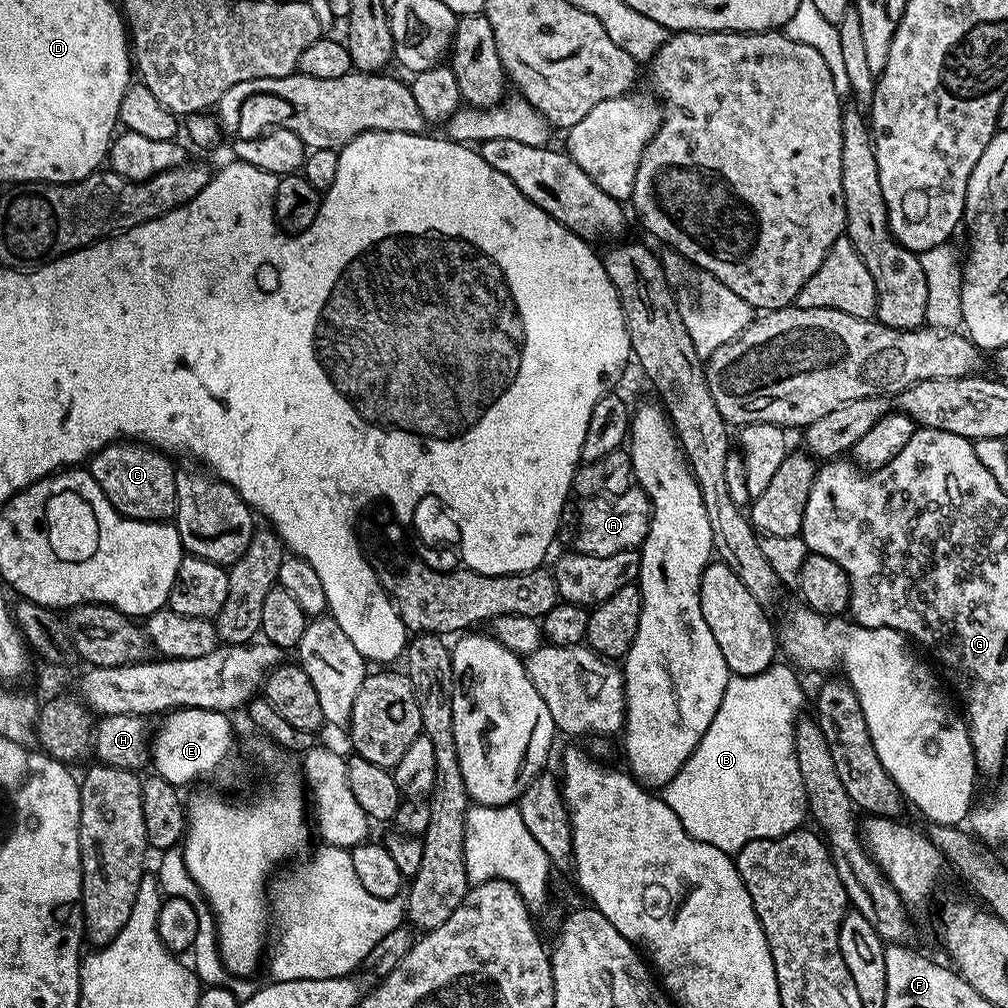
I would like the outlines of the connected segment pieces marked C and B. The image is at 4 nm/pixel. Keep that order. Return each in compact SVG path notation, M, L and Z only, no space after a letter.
M113 442L92 457L90 471L110 506L126 518L168 522L175 517L178 502L178 468L168 460L171 459L151 444Z
M773 662L762 674L729 675L722 706L718 706L710 730L702 734L694 754L662 789L666 806L678 814L678 822L692 837L729 854L739 852L742 846L755 840L773 840L797 831L806 820L803 782L795 757L795 726L802 712L804 692L796 677L797 669L791 663L780 663Z

